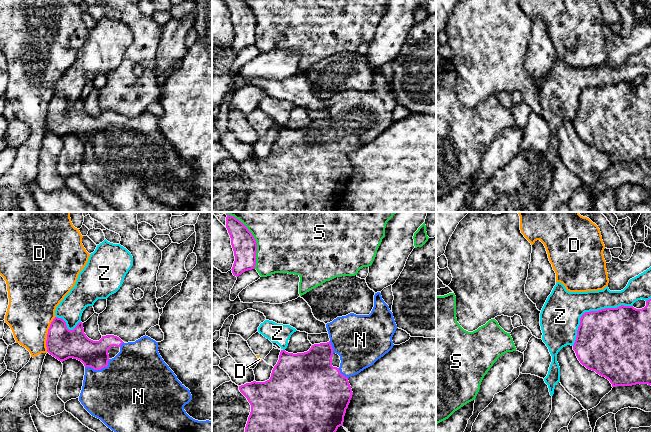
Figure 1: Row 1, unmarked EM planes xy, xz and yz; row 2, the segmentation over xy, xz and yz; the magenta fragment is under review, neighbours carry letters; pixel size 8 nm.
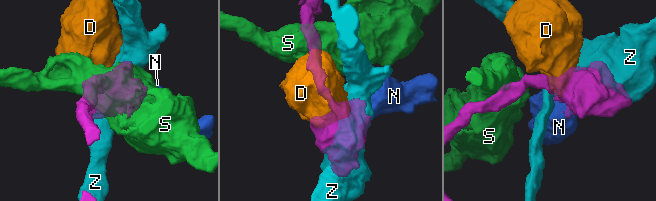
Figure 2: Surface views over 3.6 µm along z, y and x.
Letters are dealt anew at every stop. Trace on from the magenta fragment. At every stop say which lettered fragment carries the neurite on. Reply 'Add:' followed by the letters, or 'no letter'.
Add: N

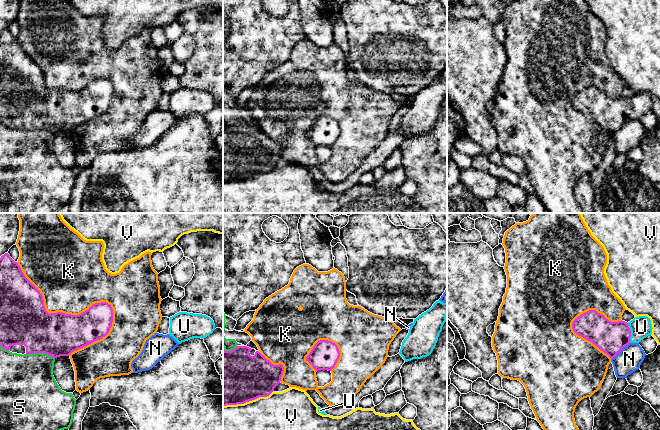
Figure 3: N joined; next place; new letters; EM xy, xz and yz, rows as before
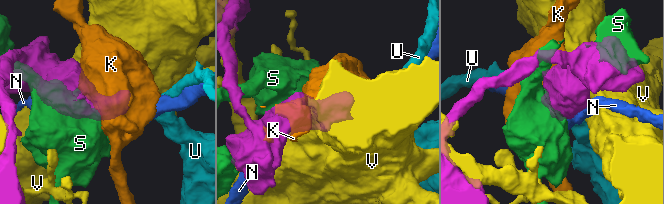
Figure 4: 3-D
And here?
Add: U

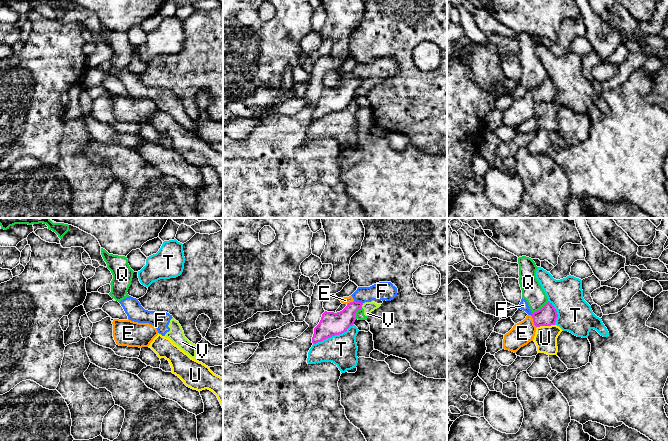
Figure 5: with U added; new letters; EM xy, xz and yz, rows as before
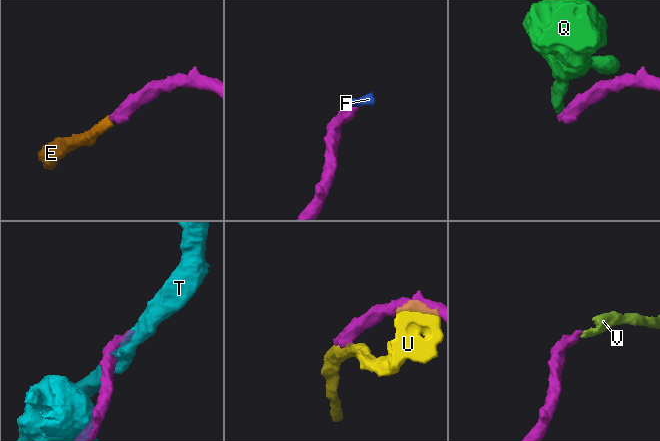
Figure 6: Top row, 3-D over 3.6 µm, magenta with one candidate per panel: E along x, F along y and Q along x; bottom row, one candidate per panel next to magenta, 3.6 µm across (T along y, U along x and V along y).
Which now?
Add: E

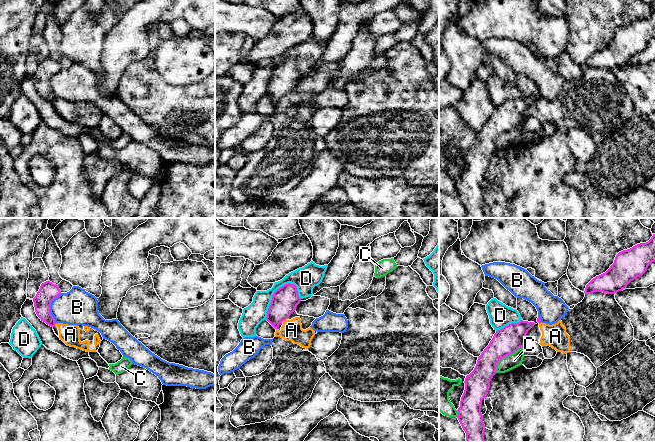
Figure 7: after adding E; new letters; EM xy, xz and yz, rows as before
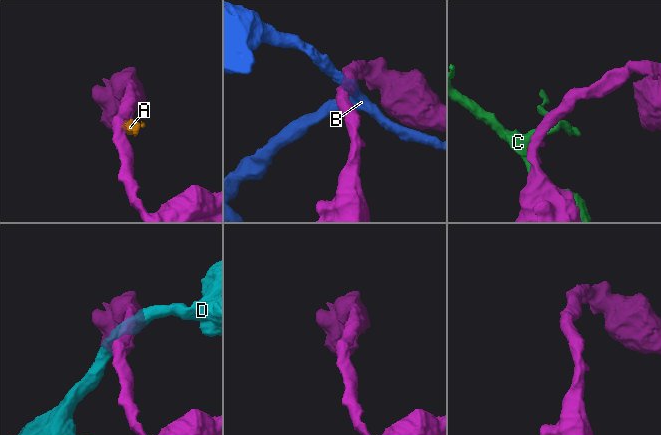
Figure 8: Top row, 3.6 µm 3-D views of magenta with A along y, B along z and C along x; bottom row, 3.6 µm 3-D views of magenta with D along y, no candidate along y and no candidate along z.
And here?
Add: no letter

